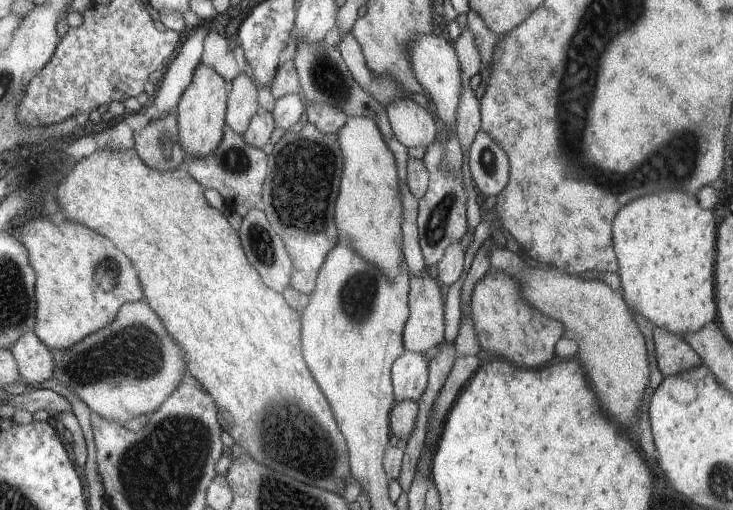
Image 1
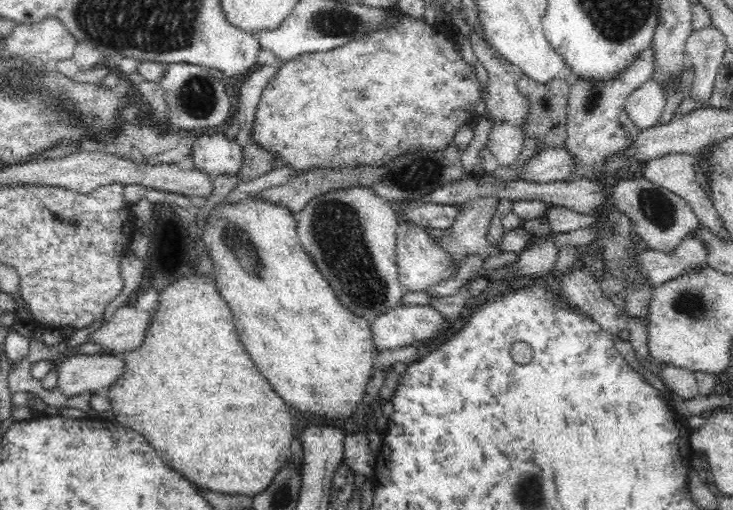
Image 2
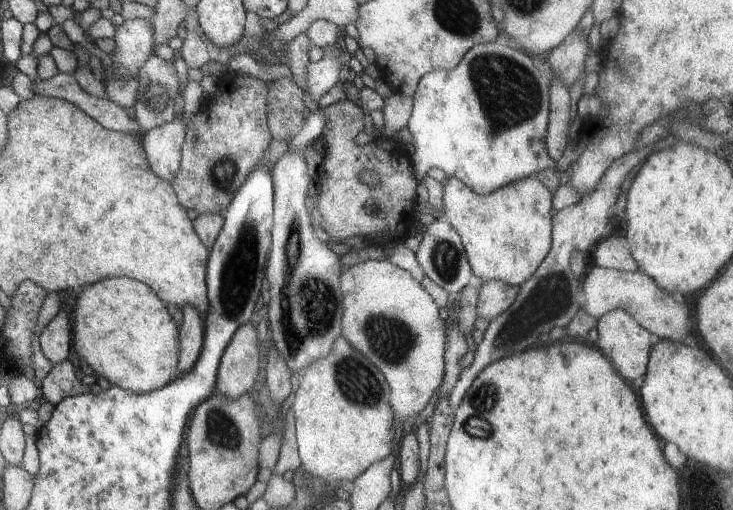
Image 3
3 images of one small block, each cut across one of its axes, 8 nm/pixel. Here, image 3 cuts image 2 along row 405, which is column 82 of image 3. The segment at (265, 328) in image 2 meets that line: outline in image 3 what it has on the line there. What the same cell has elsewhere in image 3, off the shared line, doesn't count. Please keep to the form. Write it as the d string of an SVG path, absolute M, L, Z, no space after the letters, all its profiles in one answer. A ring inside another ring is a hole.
M104 277L95 283L84 285L77 293L71 322L71 345L96 377L103 377L111 385L133 393L147 393L162 388L175 378L175 366L178 362L178 327L151 287L128 277Z

